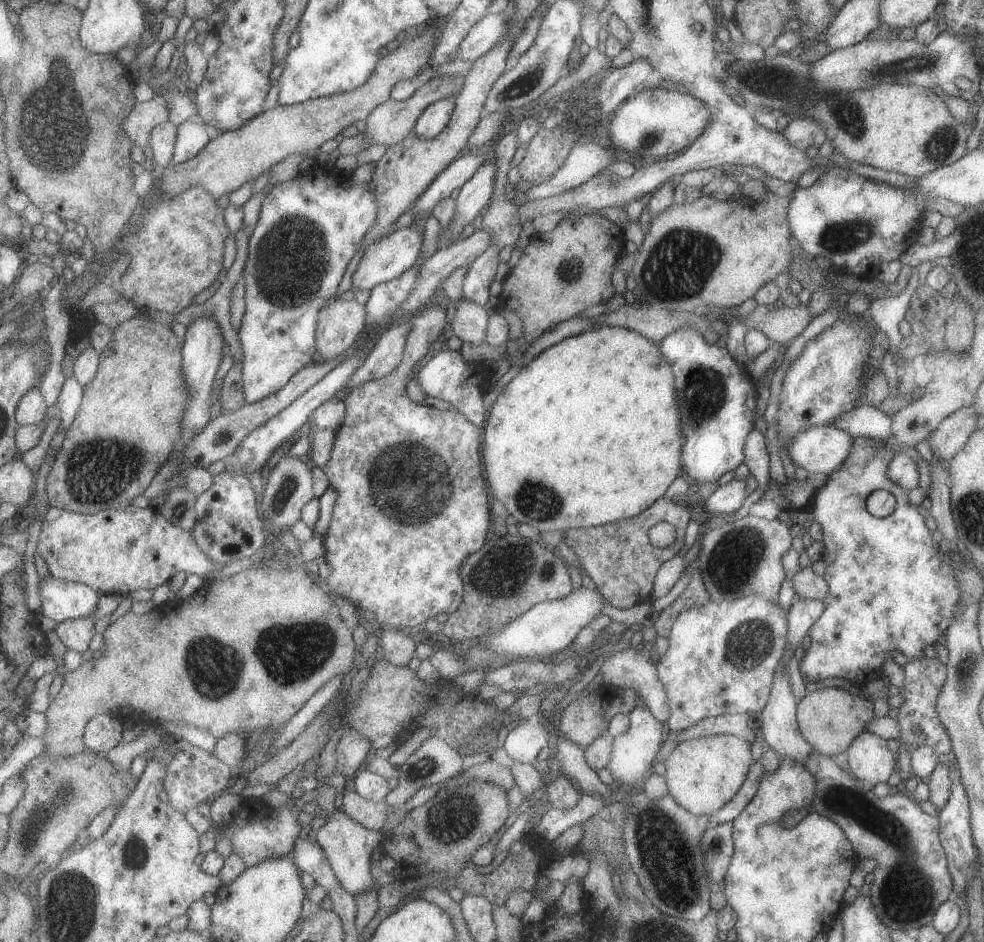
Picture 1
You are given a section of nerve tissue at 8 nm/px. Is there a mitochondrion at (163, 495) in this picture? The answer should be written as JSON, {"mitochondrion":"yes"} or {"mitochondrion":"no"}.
{"mitochondrion":"no"}

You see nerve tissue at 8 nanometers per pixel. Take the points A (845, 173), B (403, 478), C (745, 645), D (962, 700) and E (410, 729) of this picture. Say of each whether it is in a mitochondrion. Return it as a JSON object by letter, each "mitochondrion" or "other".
{"A":"other","B":"mitochondrion","C":"mitochondrion","D":"mitochondrion","E":"other"}

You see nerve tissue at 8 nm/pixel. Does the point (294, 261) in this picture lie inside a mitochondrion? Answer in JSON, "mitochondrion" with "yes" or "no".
{"mitochondrion":"yes"}

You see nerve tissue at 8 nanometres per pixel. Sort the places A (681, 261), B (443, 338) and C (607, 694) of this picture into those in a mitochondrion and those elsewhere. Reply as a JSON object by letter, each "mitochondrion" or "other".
{"A":"mitochondrion","B":"other","C":"other"}

